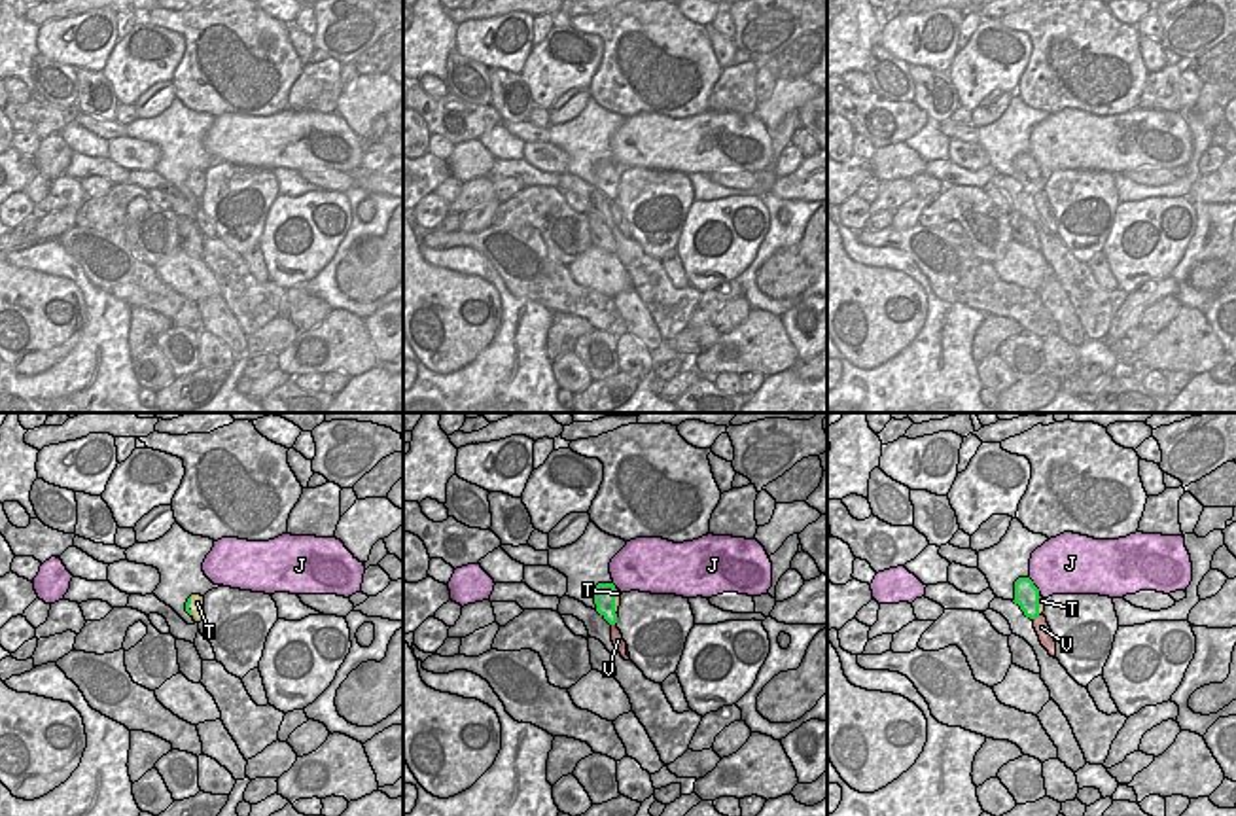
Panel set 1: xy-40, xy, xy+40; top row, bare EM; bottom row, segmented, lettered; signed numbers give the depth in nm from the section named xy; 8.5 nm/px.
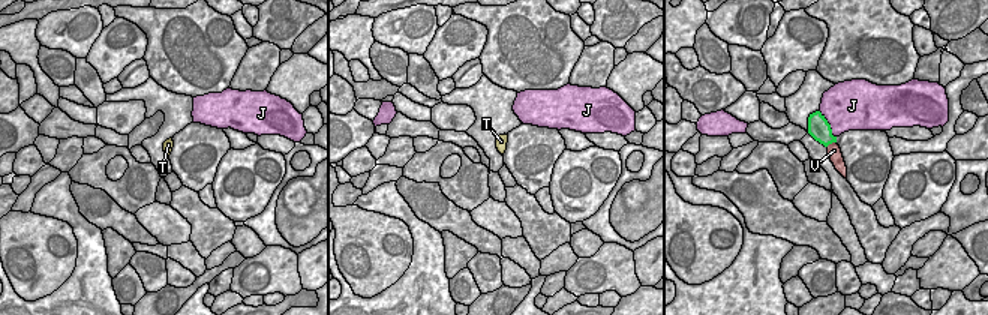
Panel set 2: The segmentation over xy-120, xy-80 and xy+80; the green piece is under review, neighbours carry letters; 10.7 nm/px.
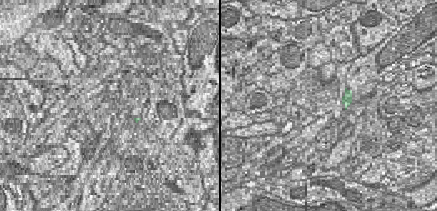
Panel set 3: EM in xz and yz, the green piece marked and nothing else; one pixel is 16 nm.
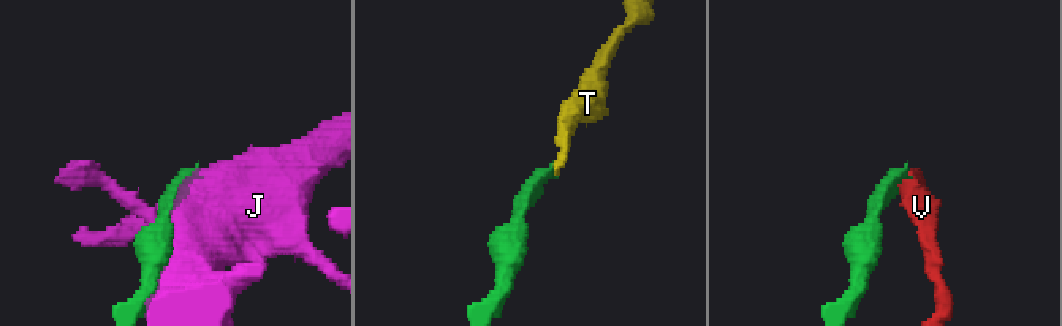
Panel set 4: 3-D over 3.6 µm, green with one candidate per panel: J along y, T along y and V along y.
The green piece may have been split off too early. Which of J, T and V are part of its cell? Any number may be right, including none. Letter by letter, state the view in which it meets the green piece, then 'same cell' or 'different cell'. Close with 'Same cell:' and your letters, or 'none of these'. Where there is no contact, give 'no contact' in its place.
J: contact in xy+40; different cell
T: contact in xy; same cell
V: contact in xy+40; different cell
Same cell: T

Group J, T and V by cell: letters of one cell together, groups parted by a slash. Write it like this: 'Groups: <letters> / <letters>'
Groups: J / T / V.

